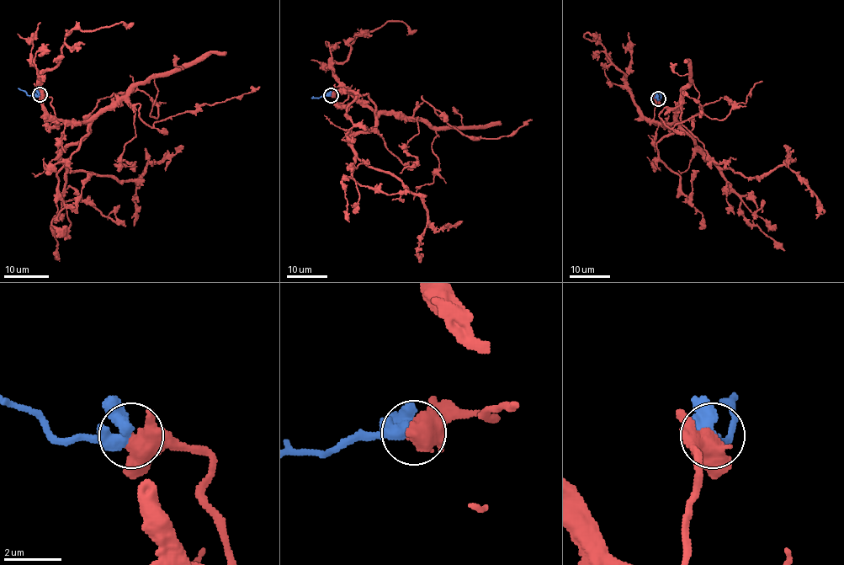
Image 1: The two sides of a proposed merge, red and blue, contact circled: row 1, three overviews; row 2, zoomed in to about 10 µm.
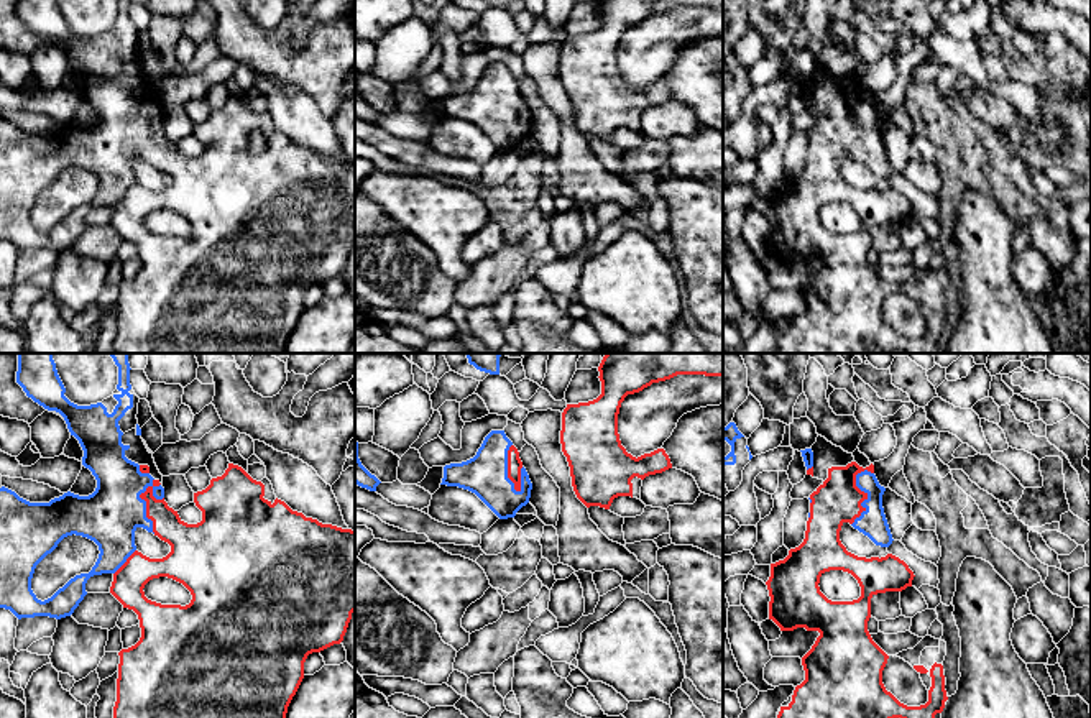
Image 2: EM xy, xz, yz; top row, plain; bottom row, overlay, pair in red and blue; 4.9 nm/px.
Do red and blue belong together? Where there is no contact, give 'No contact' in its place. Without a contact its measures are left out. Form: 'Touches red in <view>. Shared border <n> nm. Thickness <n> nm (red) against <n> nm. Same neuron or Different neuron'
Touches red in xy. Shared border 280 nm. Thickness 160 nm (red) against 280 nm. Same neuron

